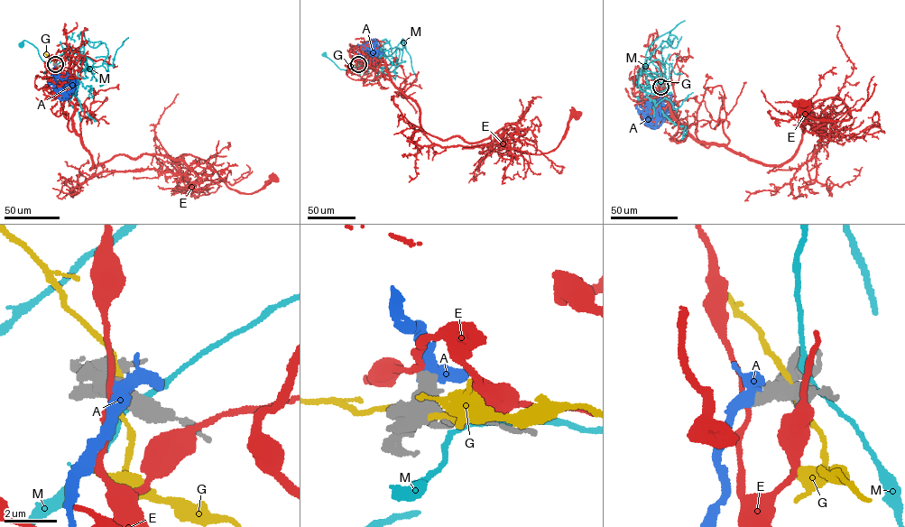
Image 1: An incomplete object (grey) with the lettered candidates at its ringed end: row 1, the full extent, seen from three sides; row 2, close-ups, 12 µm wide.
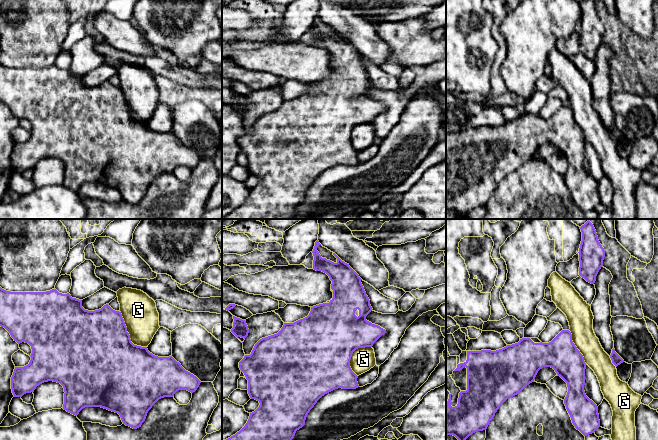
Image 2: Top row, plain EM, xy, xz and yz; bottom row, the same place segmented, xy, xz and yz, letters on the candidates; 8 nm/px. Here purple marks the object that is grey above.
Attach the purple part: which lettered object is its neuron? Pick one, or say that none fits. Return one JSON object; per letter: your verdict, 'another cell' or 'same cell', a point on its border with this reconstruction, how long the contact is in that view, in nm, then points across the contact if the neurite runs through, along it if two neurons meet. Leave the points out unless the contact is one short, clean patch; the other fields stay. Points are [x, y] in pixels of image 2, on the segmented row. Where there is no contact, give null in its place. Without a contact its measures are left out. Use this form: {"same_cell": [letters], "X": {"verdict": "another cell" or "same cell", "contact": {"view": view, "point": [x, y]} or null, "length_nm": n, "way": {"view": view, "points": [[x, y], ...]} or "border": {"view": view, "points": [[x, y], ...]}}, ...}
{"same_cell": ["A"], "A": {"verdict": "same cell", "contact": {"view": "yz", "point": [448, 400]}, "length_nm": 110}, "E": {"verdict": "another cell", "contact": null}, "G": {"verdict": "another cell", "contact": {"view": "xy", "point": [128, 334]}, "length_nm": 360}, "M": {"verdict": "another cell", "contact": null}}

